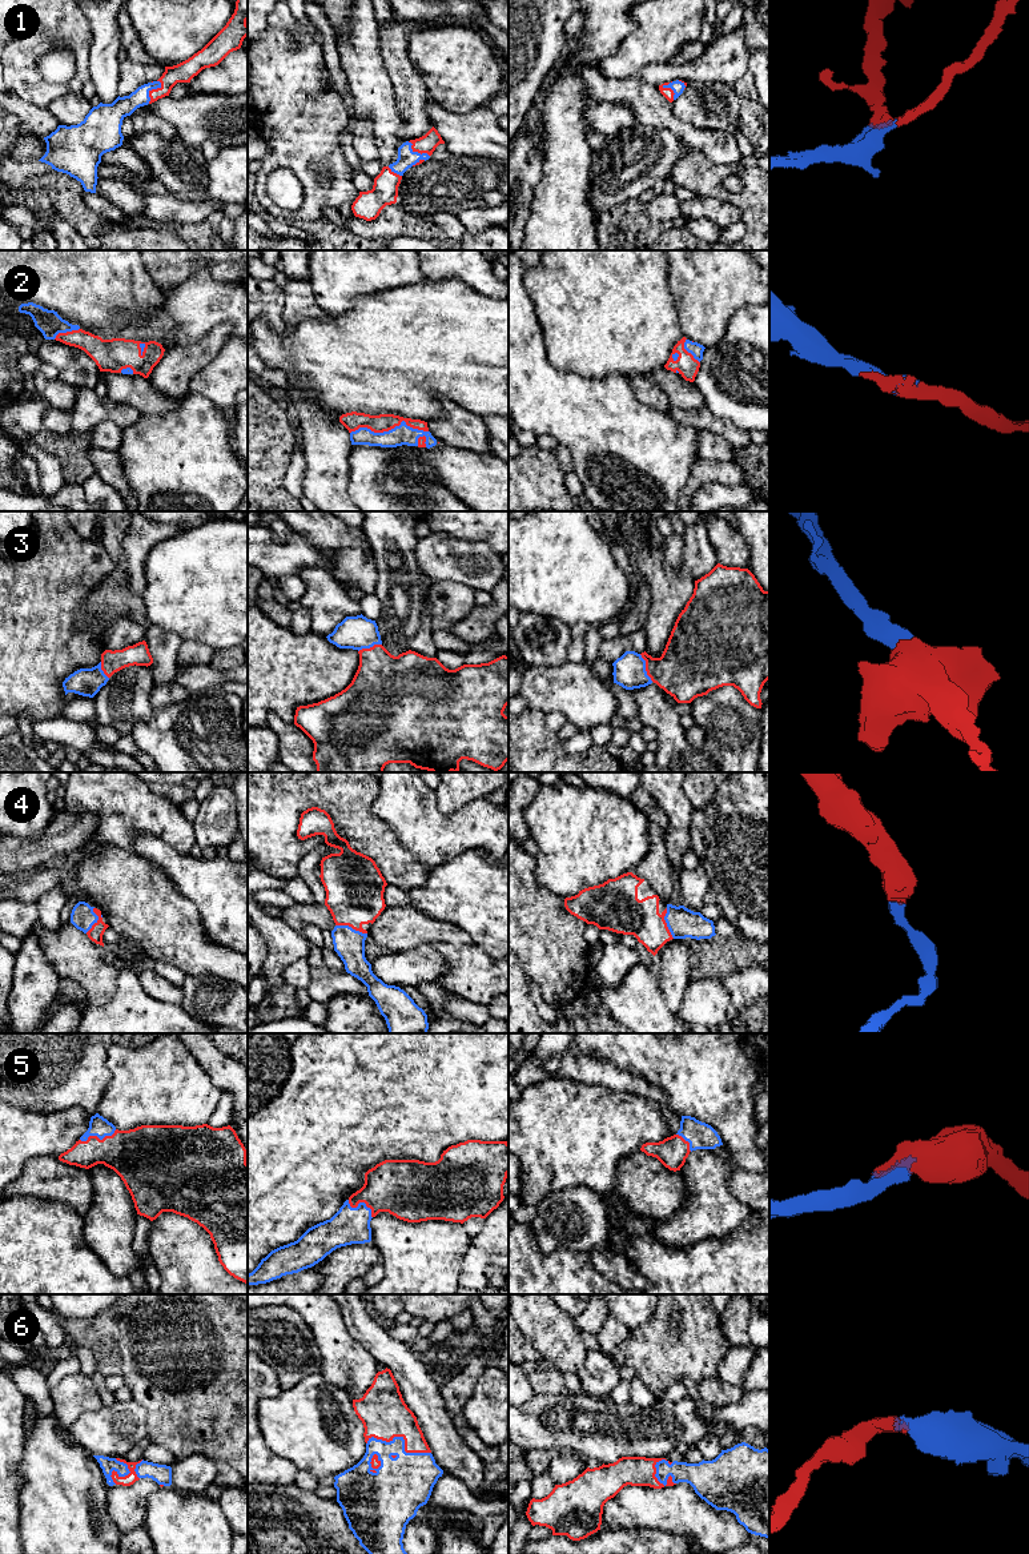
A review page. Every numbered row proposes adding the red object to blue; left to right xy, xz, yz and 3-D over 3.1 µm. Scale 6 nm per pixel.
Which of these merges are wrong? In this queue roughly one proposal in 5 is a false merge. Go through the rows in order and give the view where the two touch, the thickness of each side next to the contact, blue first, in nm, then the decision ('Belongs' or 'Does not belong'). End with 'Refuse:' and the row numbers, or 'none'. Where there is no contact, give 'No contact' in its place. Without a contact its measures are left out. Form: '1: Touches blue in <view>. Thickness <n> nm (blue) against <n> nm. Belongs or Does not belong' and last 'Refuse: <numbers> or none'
1: Touches blue in xy. Thickness 120 nm (blue) against 120 nm. Belongs
2: Touches blue in xz. Thickness 120 nm (blue) against 110 nm. Belongs
3: Touches blue in yz. Thickness 190 nm (blue) against 360 nm. Belongs
4: Touches blue in xz. Thickness 180 nm (blue) against 360 nm. Belongs
5: Touches blue in xy. Thickness 120 nm (blue) against 300 nm. Belongs
6: Touches blue in xz. Thickness 320 nm (blue) against 280 nm. Belongs
Refuse: none

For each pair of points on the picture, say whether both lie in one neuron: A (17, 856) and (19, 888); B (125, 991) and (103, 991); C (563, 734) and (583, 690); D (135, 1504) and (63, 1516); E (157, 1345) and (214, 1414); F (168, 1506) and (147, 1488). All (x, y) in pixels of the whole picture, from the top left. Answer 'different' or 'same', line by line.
A: different
B: different
C: different
D: different
E: same
F: different

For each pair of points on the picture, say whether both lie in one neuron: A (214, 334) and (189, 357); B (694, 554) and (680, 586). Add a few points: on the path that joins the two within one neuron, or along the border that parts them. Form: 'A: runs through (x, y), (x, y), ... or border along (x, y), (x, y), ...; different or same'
A: runs through (208, 341), (196, 353); same
B: border along (686, 569), (695, 579); different

